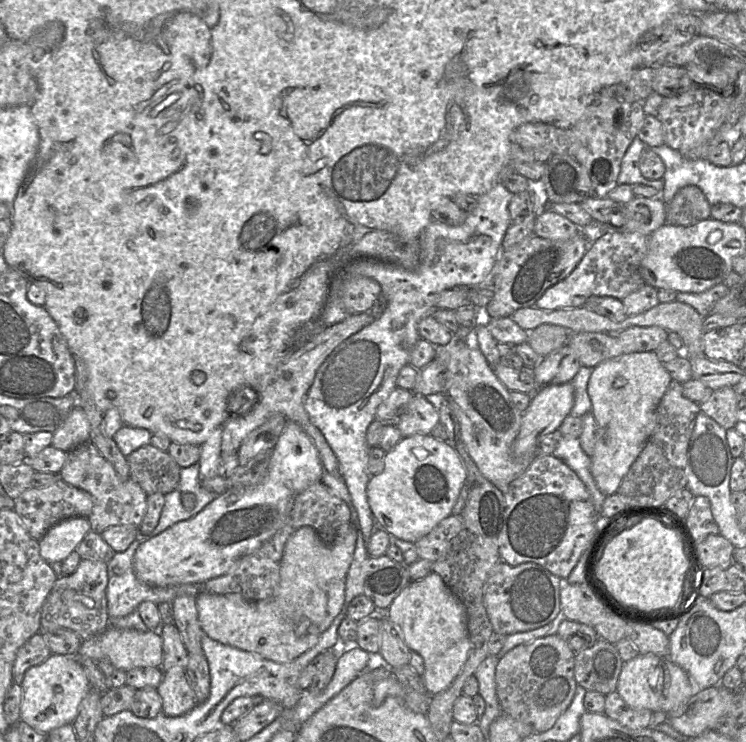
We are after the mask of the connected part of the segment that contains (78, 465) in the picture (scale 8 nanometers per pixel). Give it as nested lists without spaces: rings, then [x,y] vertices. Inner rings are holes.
[[[87,441],[68,452],[59,476],[65,483],[91,495],[94,505],[87,517],[91,531],[101,534],[105,529],[113,526],[140,527],[146,513],[146,493],[132,479],[122,480],[113,465],[102,456],[91,441]]]

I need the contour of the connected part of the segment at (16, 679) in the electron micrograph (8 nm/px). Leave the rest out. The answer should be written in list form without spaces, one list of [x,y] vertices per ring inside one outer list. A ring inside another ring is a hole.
[[[40,632],[31,636],[17,651],[12,667],[13,683],[20,685],[25,672],[44,662],[51,652]]]

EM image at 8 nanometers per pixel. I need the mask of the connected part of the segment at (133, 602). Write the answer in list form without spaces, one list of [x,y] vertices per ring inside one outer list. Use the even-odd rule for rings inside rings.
[[[141,537],[135,539],[129,547],[123,552],[114,552],[111,560],[107,563],[107,574],[108,574],[108,582],[106,587],[106,598],[107,598],[107,612],[109,616],[109,626],[110,626],[110,618],[122,617],[126,616],[129,613],[133,612],[137,609],[137,606],[143,601],[151,601],[156,605],[162,602],[171,603],[176,597],[181,595],[188,595],[187,592],[191,593],[192,596],[196,597],[197,592],[199,590],[199,585],[192,584],[181,584],[175,586],[167,586],[167,587],[155,587],[142,583],[139,581],[134,573],[133,569],[133,556],[134,553],[141,541]]]

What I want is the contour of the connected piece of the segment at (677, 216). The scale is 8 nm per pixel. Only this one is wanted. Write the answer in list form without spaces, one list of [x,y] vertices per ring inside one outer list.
[[[694,185],[677,191],[665,206],[665,224],[692,226],[711,217],[711,205],[704,193]]]

